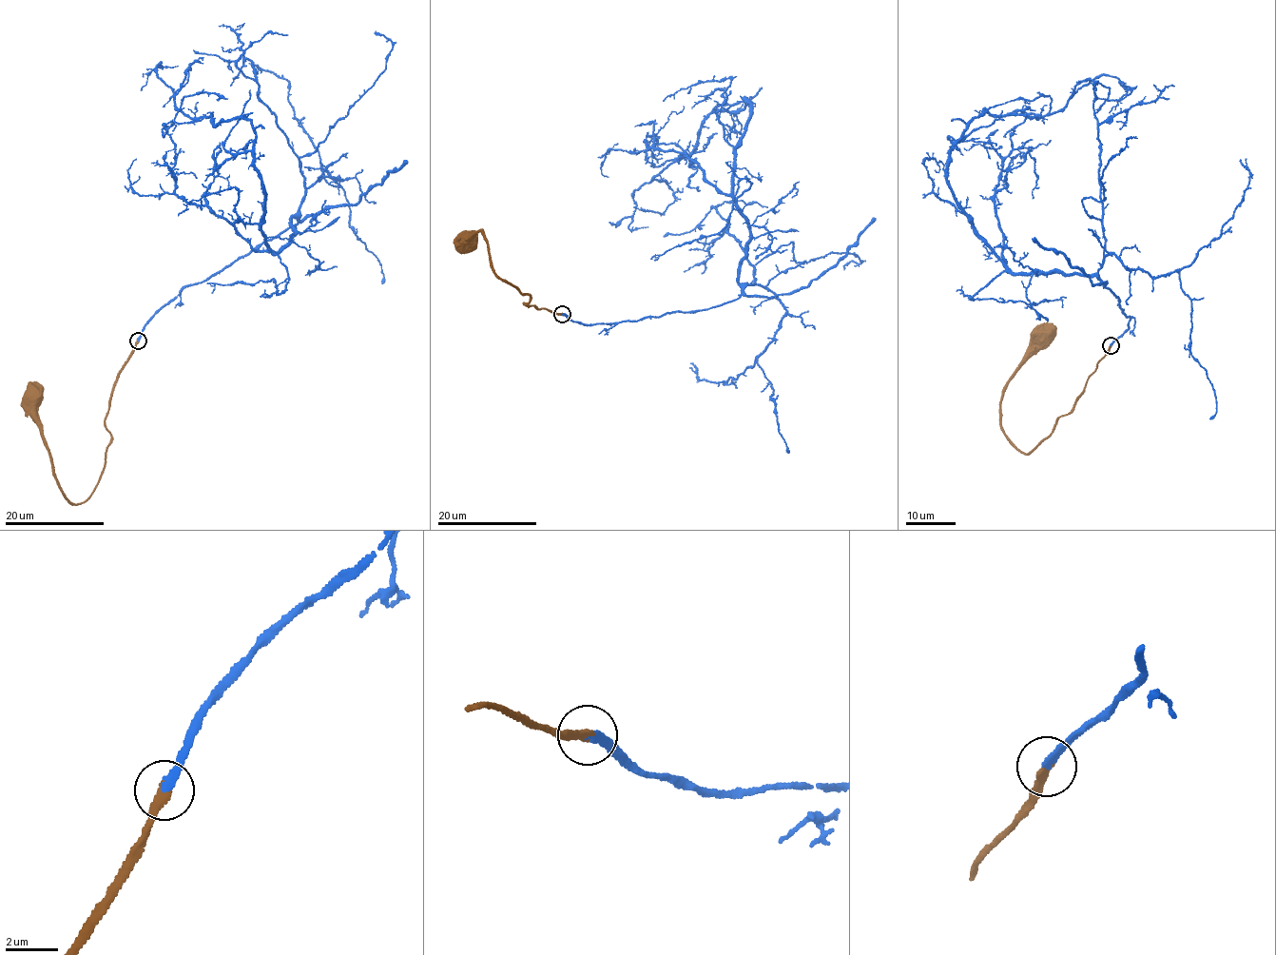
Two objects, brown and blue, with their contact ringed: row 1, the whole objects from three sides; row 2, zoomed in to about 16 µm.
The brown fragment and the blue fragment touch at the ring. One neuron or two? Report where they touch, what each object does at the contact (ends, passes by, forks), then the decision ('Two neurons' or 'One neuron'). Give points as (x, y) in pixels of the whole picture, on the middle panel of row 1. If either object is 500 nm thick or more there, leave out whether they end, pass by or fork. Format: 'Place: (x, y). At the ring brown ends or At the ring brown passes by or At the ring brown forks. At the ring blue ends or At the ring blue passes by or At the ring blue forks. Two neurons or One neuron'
Place: (562, 314). At the ring brown ends. At the ring blue ends. One neuron

